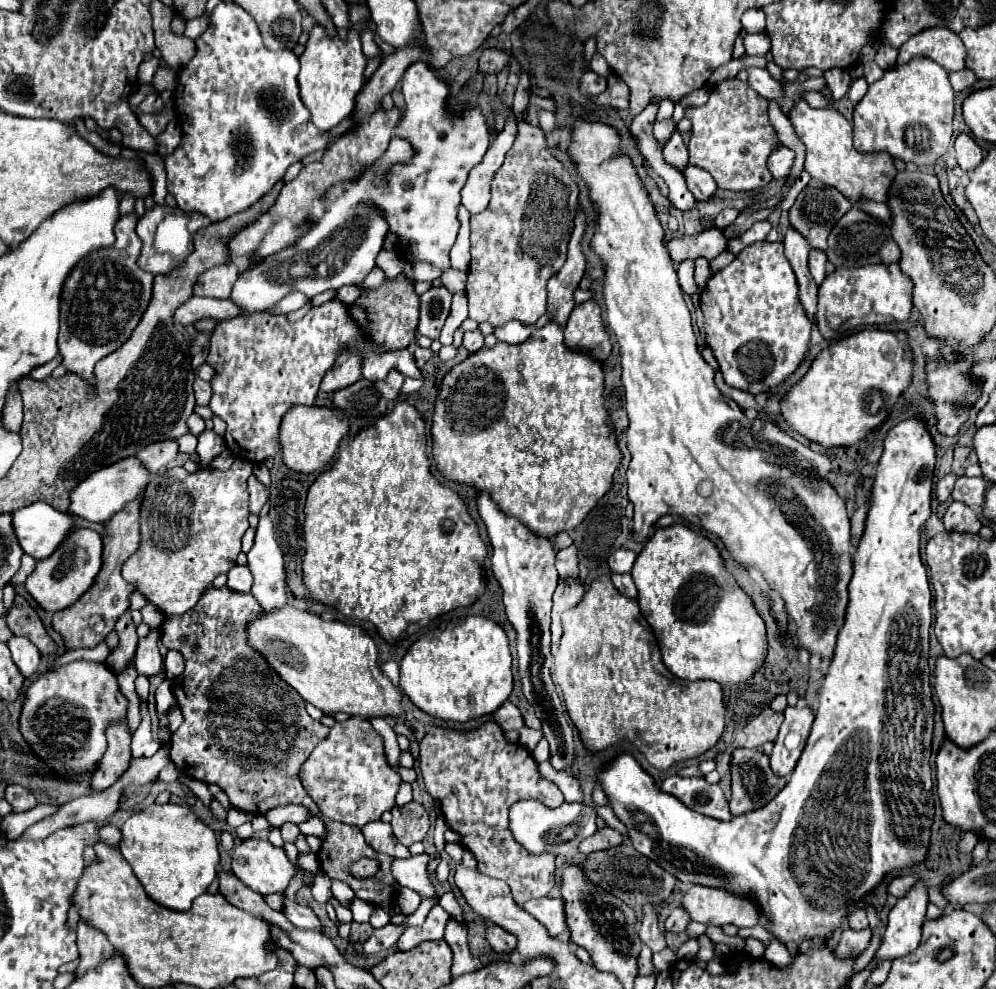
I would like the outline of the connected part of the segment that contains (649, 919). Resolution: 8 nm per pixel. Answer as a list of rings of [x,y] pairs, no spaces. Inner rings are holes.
[[[645,903],[643,905],[643,917],[641,917],[639,937],[653,951],[661,951],[667,945],[665,937],[663,937],[663,931],[659,929],[659,915],[657,915],[657,905],[655,903]]]

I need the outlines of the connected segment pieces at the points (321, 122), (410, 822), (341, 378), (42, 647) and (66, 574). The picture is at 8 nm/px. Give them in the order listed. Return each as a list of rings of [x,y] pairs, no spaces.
[[[319,25],[313,27],[309,41],[305,45],[303,55],[299,57],[301,71],[299,71],[299,89],[301,89],[301,101],[311,113],[311,121],[317,129],[331,129],[337,123],[341,123],[347,115],[351,115],[355,107],[355,97],[361,91],[365,77],[365,65],[367,59],[361,51],[361,41],[359,41],[359,25],[351,25],[349,29],[349,39],[343,43],[339,37],[329,37]]]
[[[411,801],[403,807],[393,807],[391,815],[393,815],[393,821],[391,821],[393,833],[407,847],[417,841],[423,841],[431,827],[431,819],[425,807],[417,801]]]
[[[353,353],[341,355],[335,363],[335,367],[323,377],[321,381],[321,391],[323,393],[333,393],[339,389],[345,389],[347,385],[353,385],[355,381],[361,379],[359,371],[359,357]]]
[[[15,595],[15,603],[5,619],[7,619],[7,625],[13,631],[13,635],[27,637],[41,651],[43,657],[51,657],[51,659],[57,657],[55,653],[57,653],[59,645],[47,635],[37,611],[27,603],[25,597]]]
[[[75,527],[47,559],[37,561],[37,567],[25,581],[25,587],[45,611],[51,613],[61,611],[71,603],[75,603],[75,599],[79,599],[79,595],[83,595],[83,591],[91,587],[95,575],[101,569],[101,561],[103,561],[103,537],[93,529]]]

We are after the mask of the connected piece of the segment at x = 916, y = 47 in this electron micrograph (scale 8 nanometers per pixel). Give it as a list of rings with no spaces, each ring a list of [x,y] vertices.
[[[929,27],[907,39],[899,49],[897,63],[907,63],[909,59],[925,55],[937,61],[947,71],[957,71],[965,67],[965,47],[959,35],[947,27]]]

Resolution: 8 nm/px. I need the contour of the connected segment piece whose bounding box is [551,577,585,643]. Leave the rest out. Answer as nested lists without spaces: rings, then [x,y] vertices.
[[[579,577],[559,579],[559,585],[553,595],[553,623],[551,623],[551,635],[555,643],[561,639],[561,613],[575,607],[583,597],[583,593],[585,587]]]

